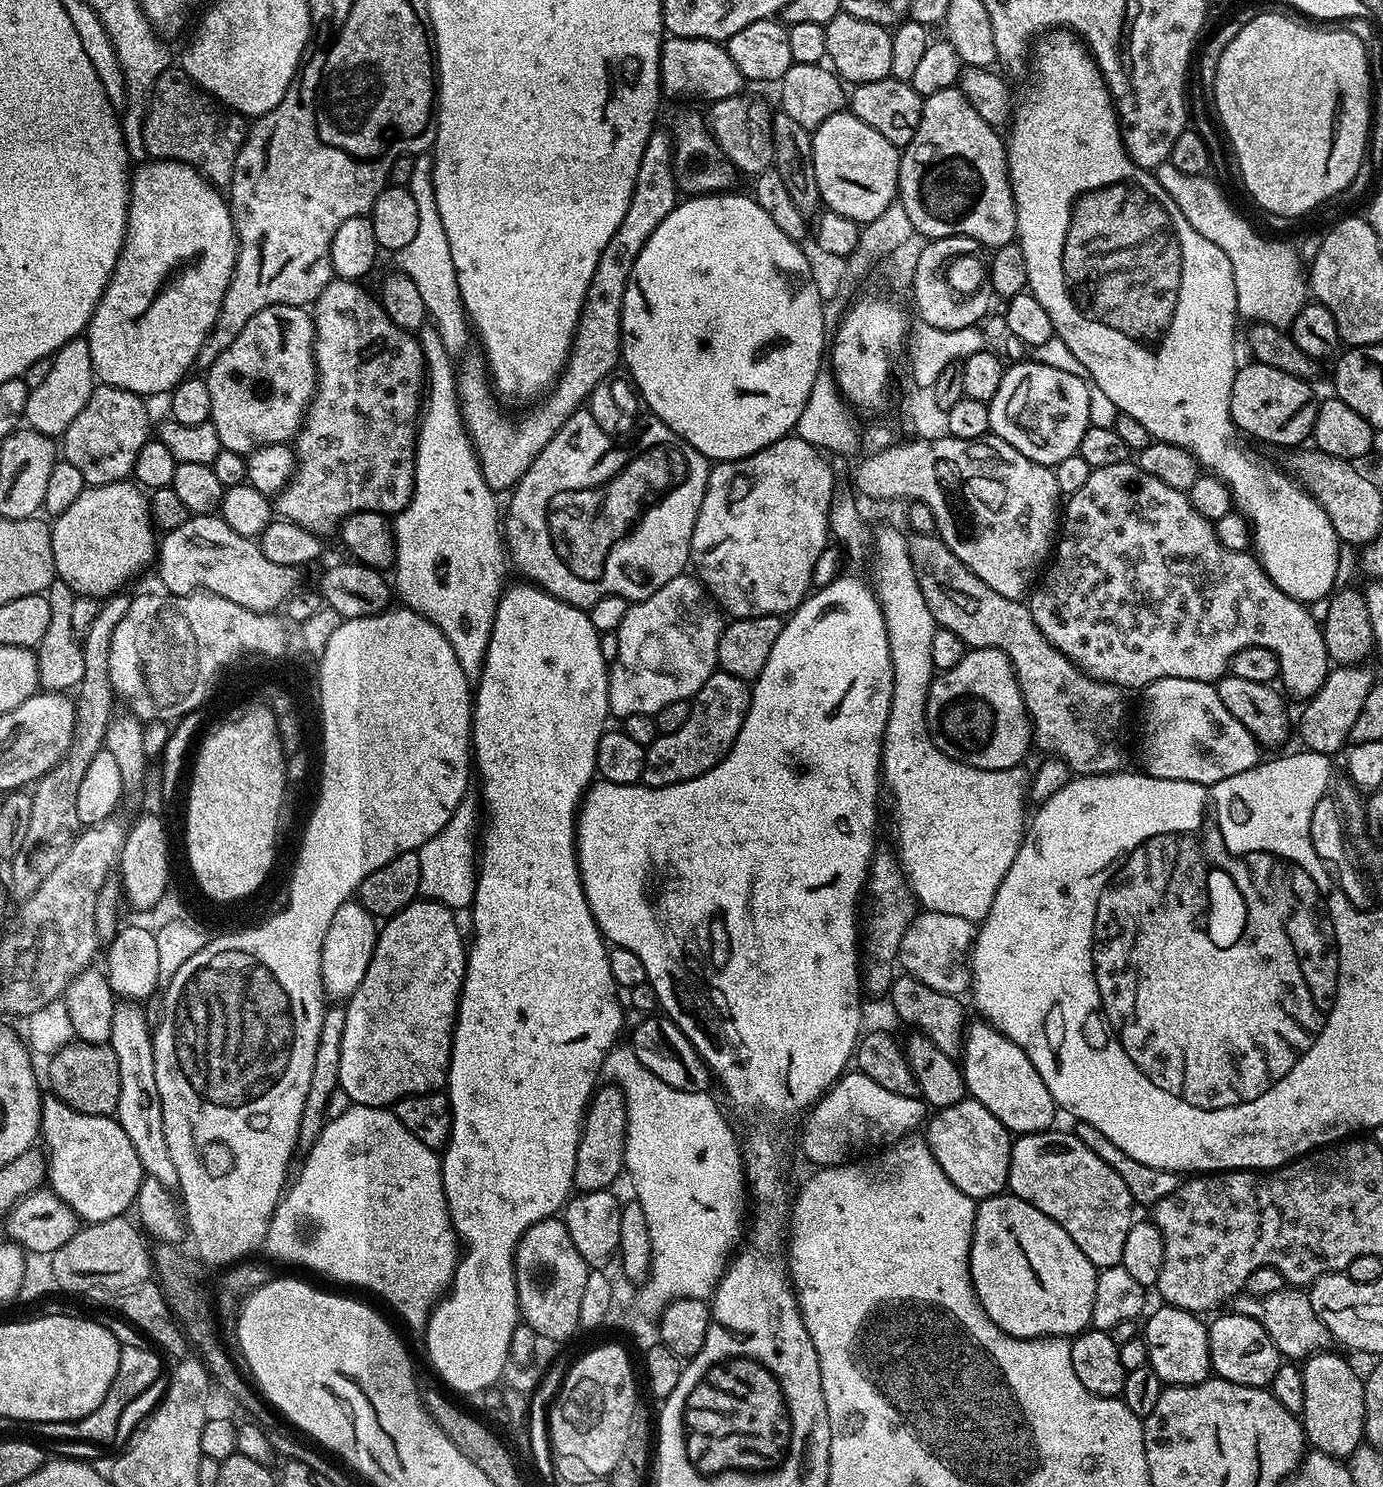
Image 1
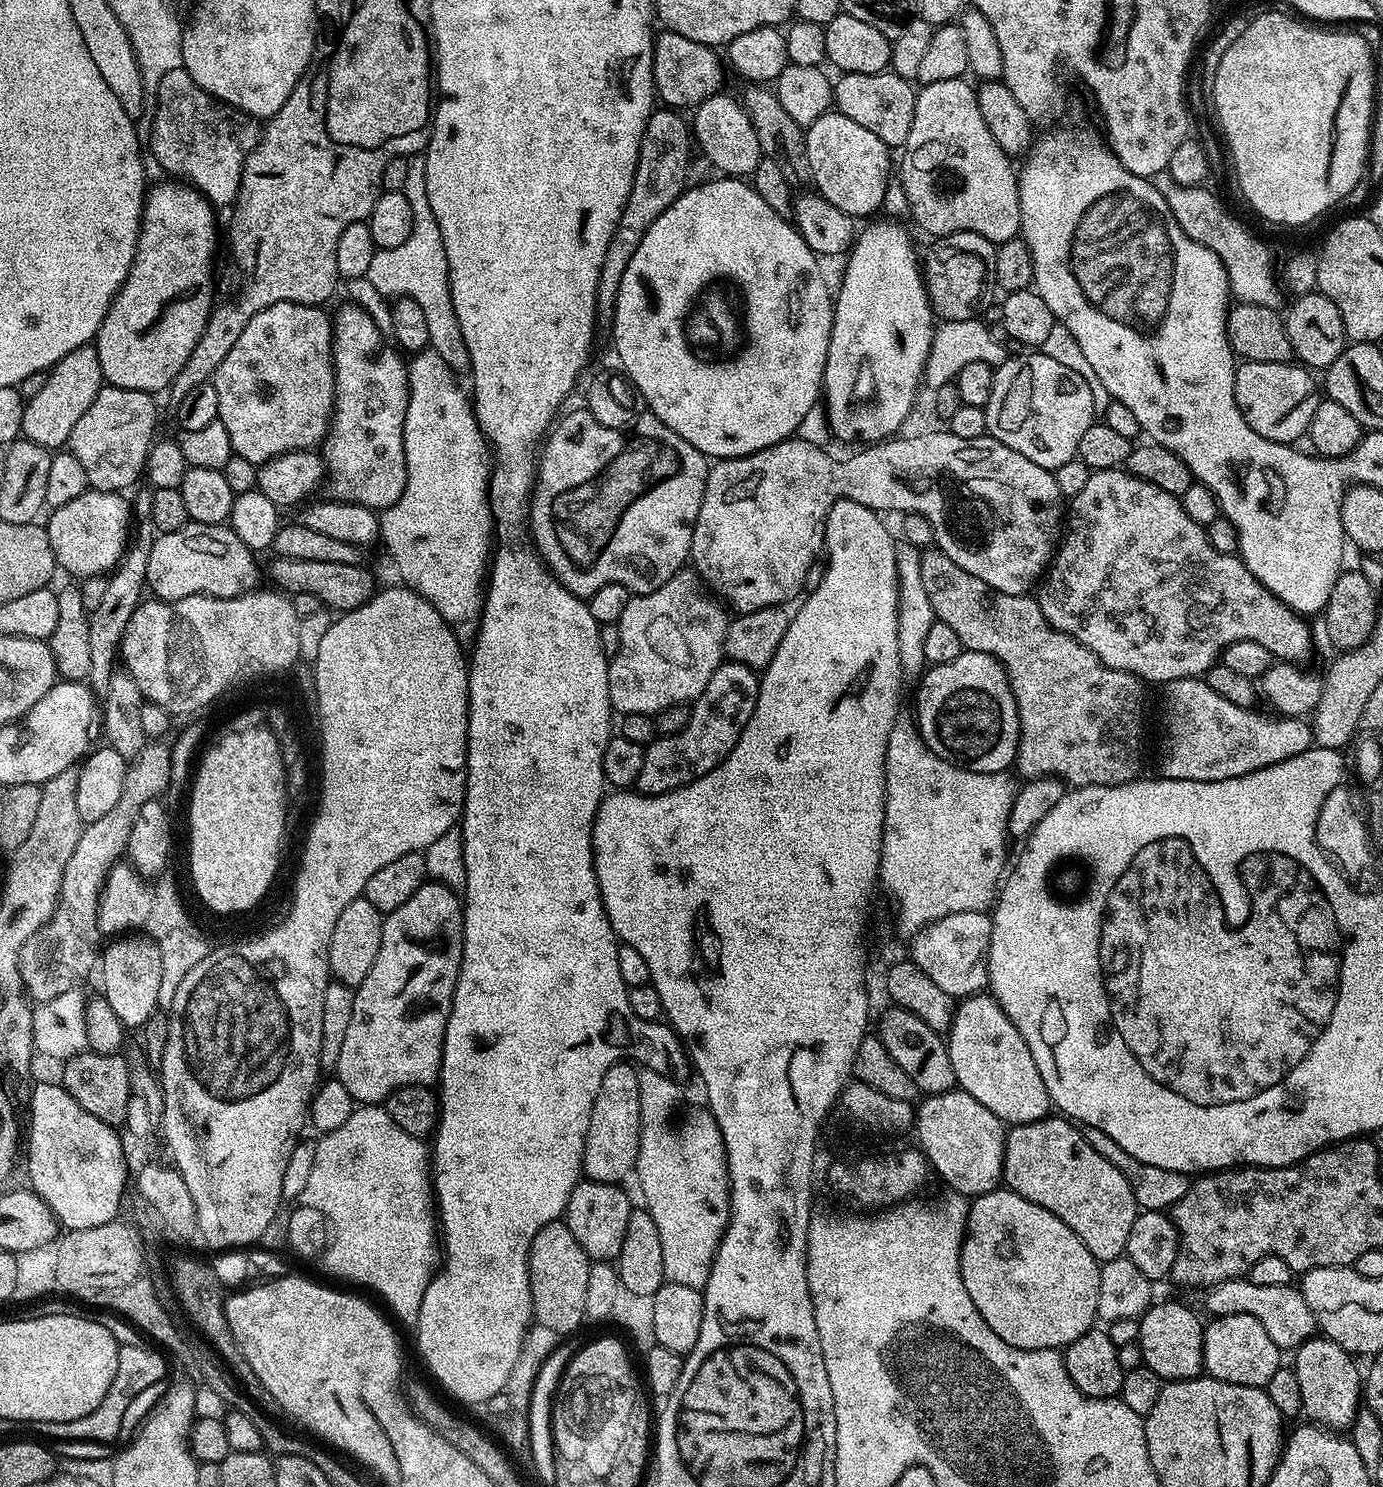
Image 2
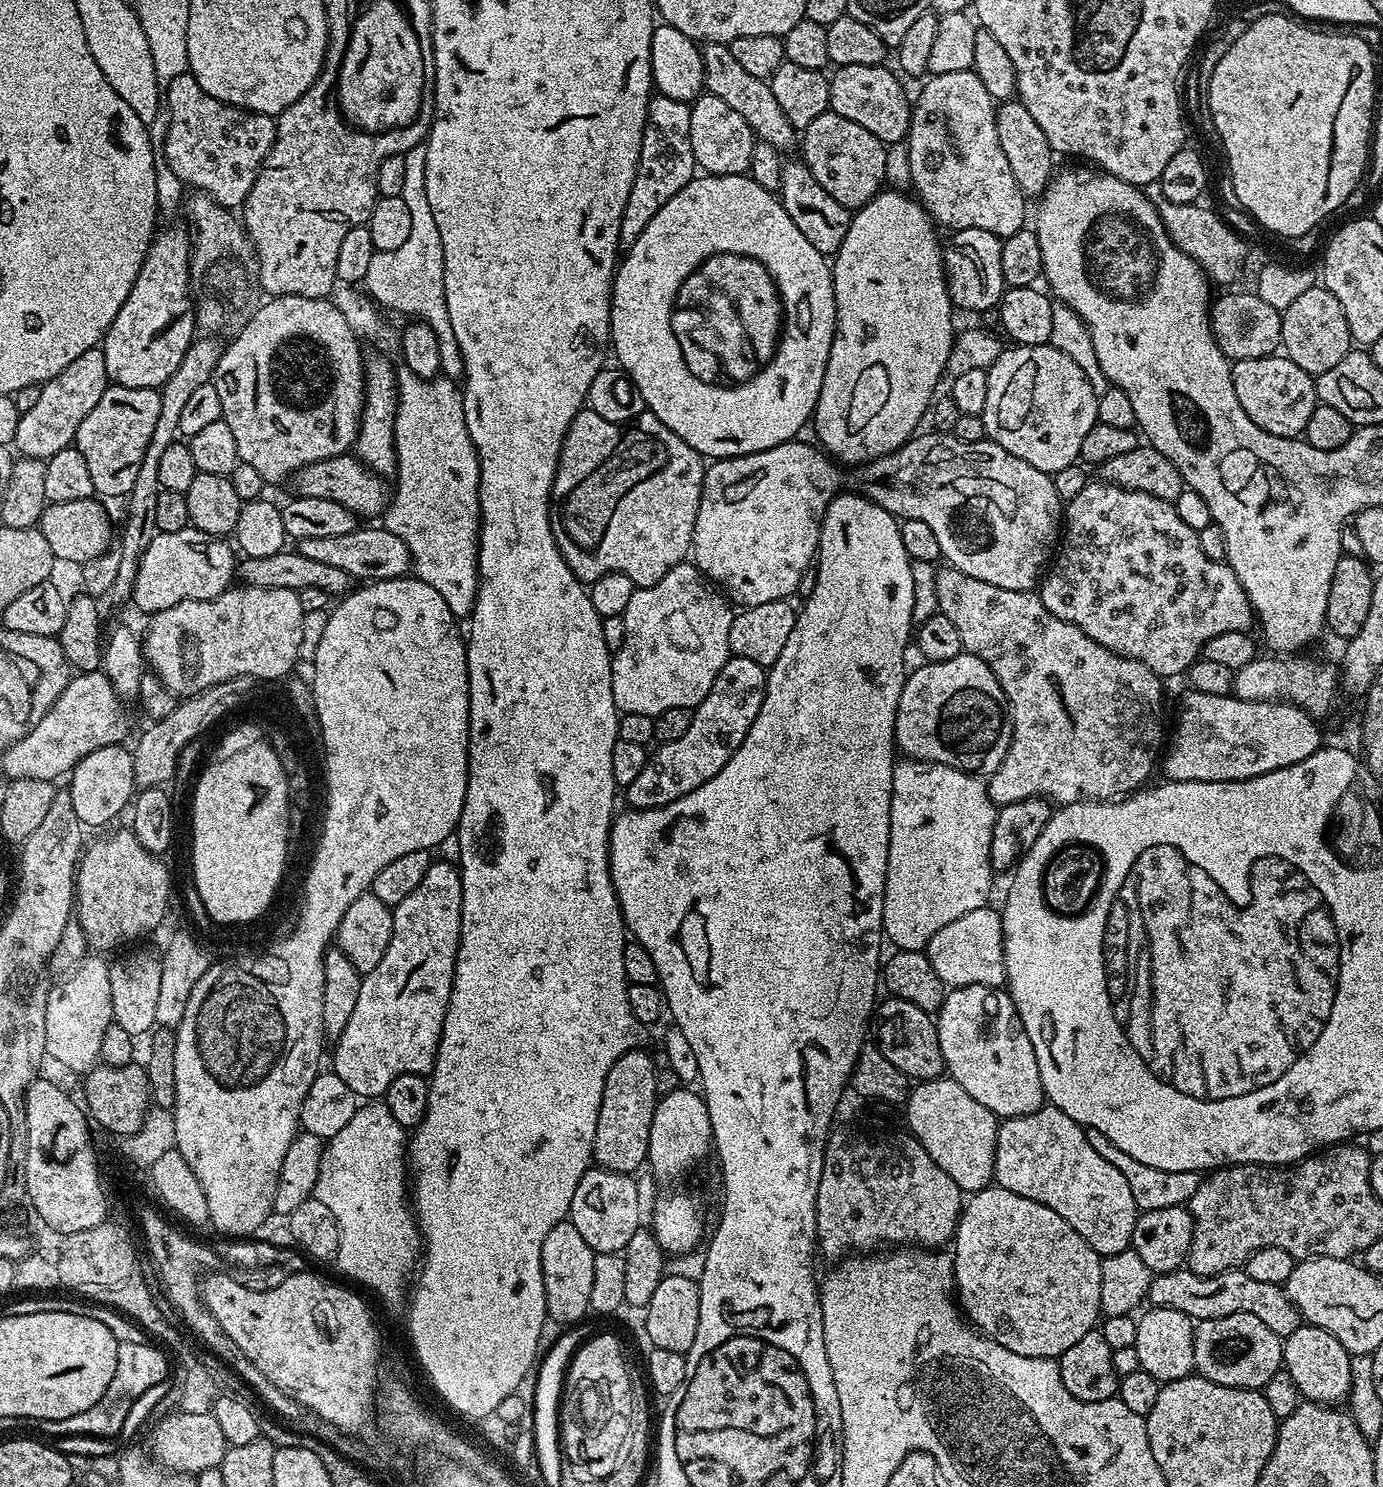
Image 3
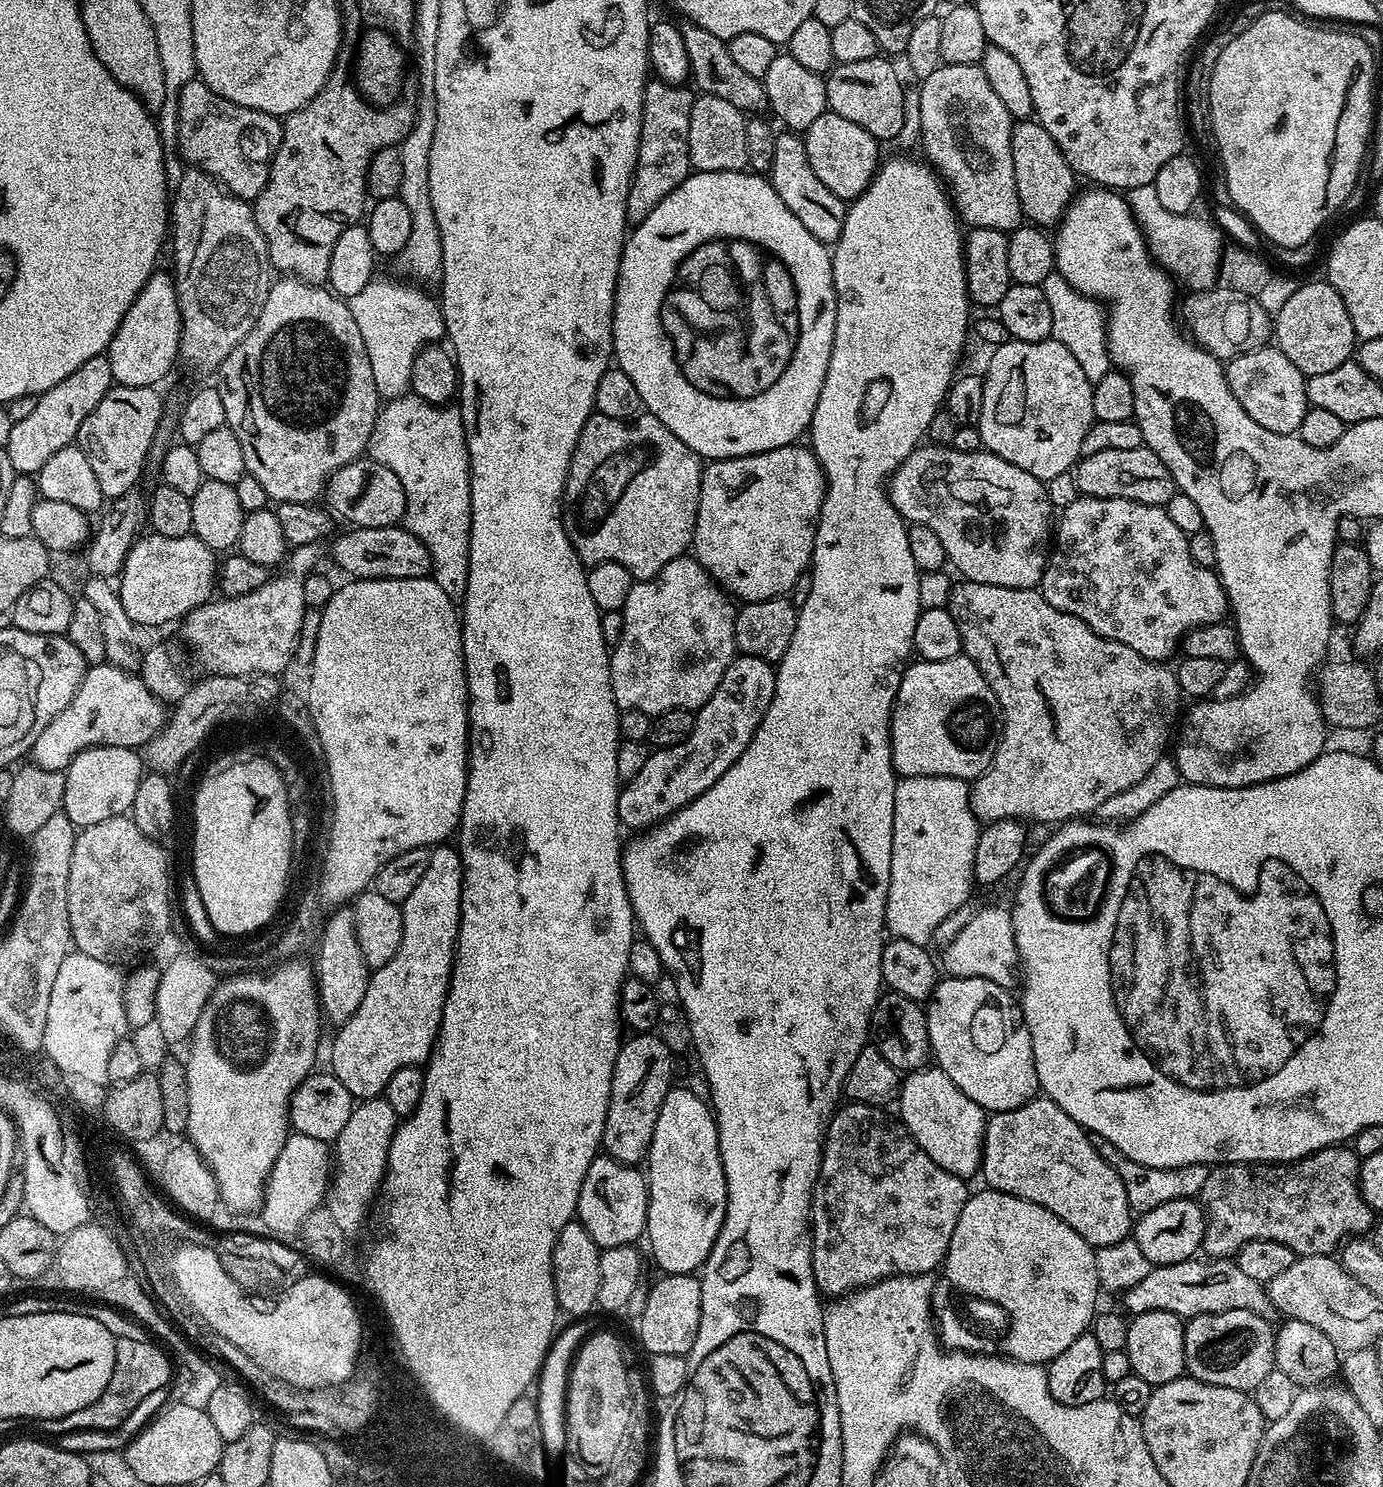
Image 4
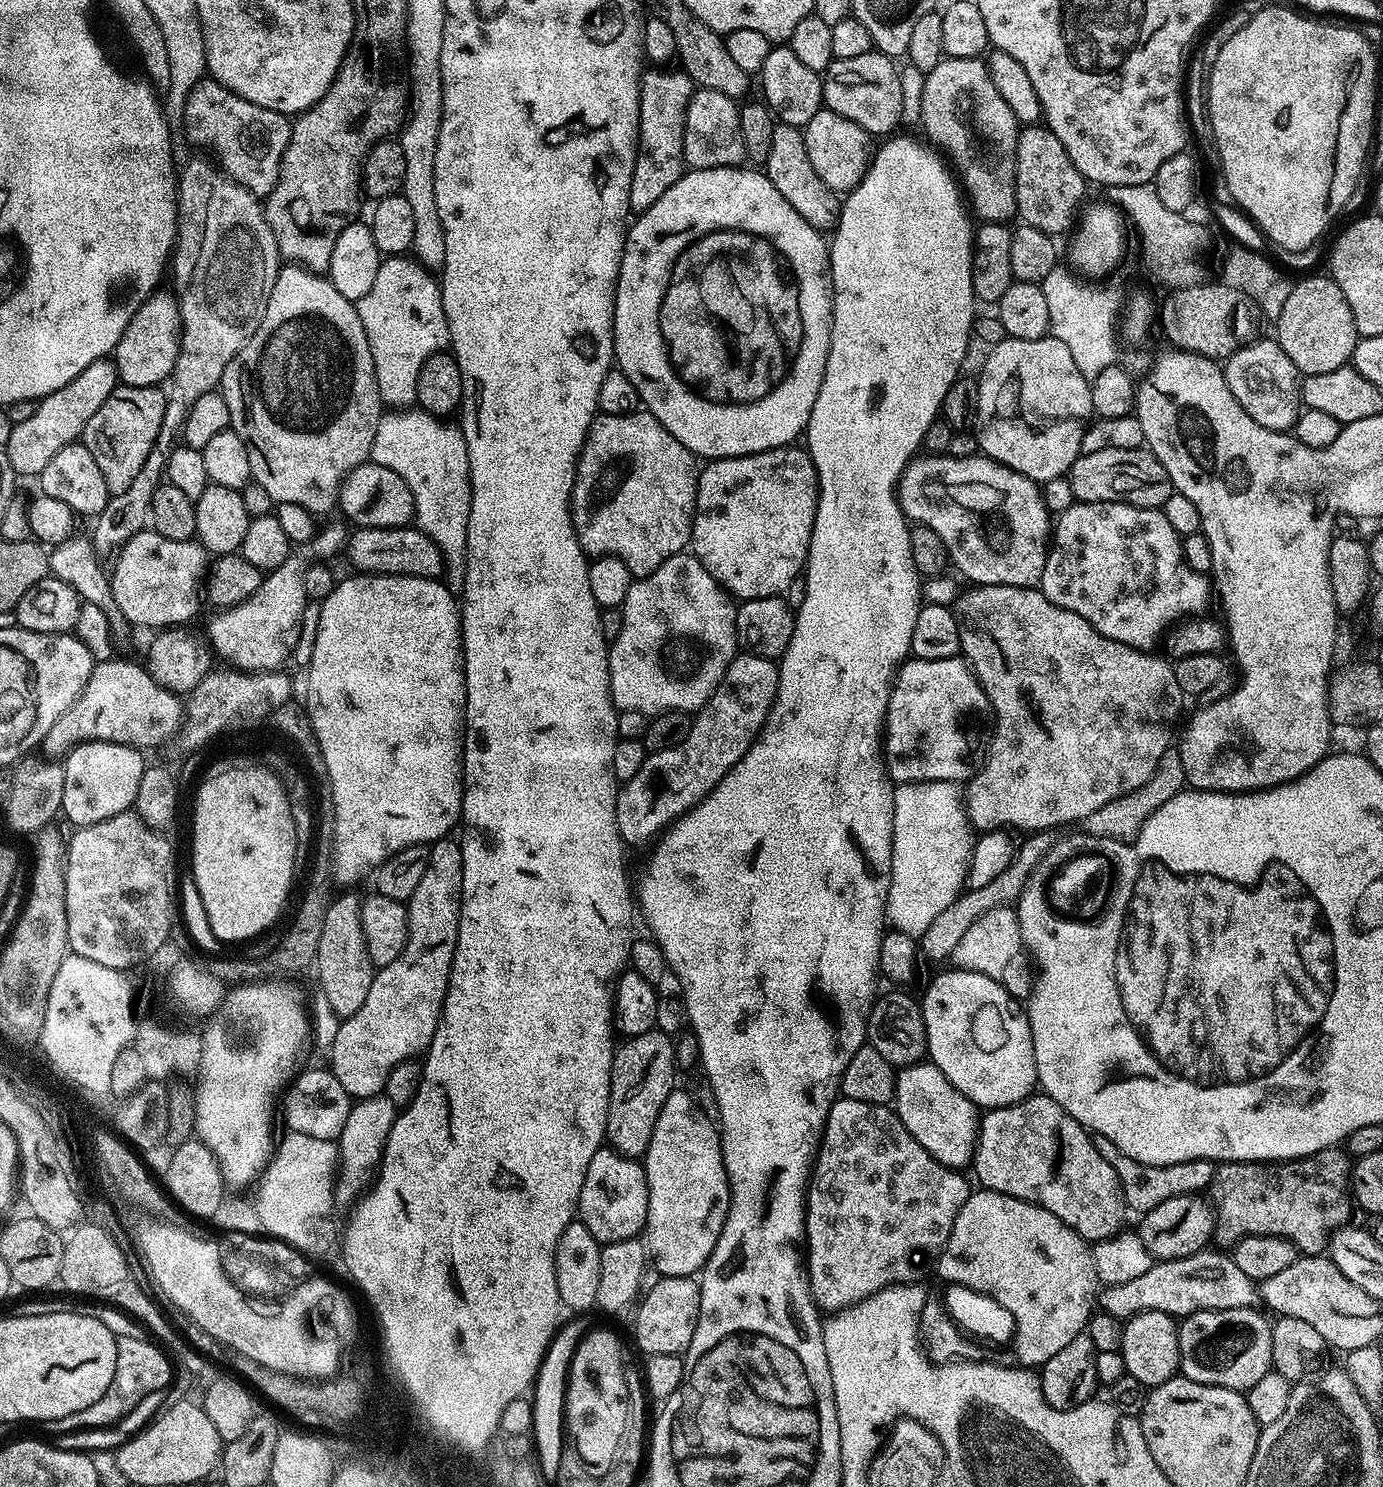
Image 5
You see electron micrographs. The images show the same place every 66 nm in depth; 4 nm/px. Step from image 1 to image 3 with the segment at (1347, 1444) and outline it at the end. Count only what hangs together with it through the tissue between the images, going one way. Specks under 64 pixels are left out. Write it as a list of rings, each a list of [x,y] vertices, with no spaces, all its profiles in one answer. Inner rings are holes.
[[[1304,1322],[1294,1330],[1294,1334],[1283,1337],[1284,1362],[1283,1371],[1294,1378],[1294,1386],[1298,1386],[1301,1397],[1313,1404],[1340,1406],[1348,1399],[1348,1391],[1352,1385],[1350,1378],[1350,1362],[1353,1355],[1326,1330]]]

